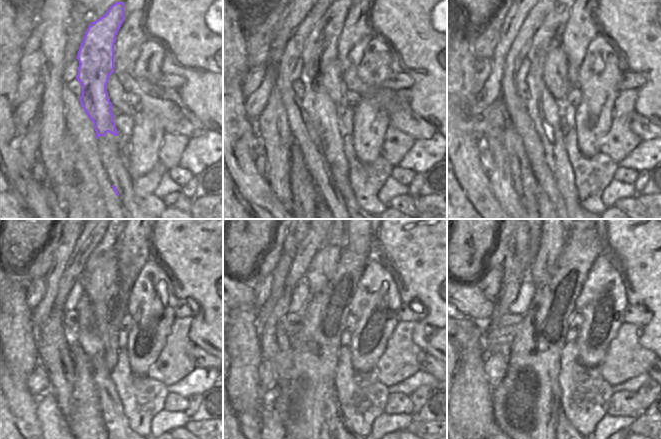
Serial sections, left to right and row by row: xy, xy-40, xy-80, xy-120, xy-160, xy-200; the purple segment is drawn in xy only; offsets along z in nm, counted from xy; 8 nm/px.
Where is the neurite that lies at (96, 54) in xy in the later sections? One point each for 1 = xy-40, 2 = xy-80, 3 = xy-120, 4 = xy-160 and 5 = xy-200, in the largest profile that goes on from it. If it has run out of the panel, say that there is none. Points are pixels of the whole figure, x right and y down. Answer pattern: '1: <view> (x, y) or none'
1: xy-40 (321, 47)
2: xy-80 (543, 109)
3: xy-120 (111, 409)
4: xy-160 (332, 412)
5: xy-200 (562, 422)

